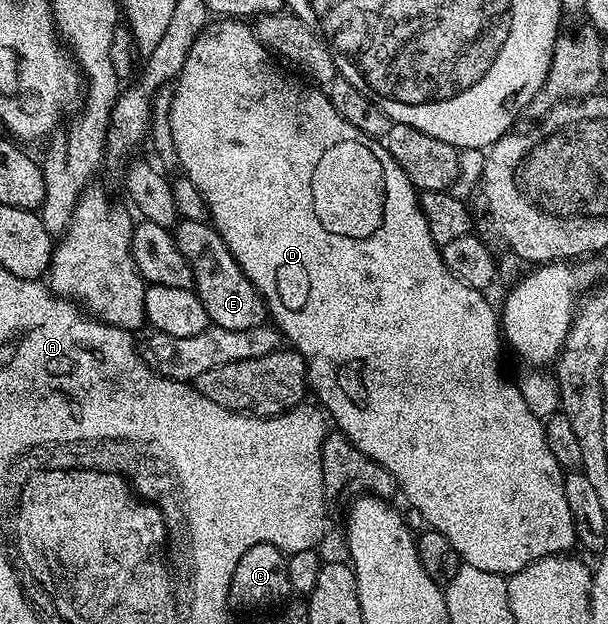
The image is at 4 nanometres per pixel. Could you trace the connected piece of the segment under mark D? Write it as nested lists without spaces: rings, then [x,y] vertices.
[[[234,17],[221,18],[206,26],[205,31],[195,40],[195,44],[191,44],[191,52],[187,52],[187,64],[183,64],[180,74],[178,74],[175,79],[175,85],[172,87],[172,90],[174,90],[173,99],[169,102],[169,138],[173,141],[173,150],[177,153],[178,164],[185,169],[182,170],[184,177],[189,178],[191,184],[195,184],[195,188],[199,188],[199,192],[203,192],[203,200],[207,200],[207,204],[209,205],[211,225],[219,232],[219,236],[223,236],[227,248],[232,252],[233,258],[239,264],[242,272],[251,280],[251,284],[254,288],[260,292],[272,325],[276,326],[277,329],[281,331],[284,341],[288,343],[292,349],[297,350],[299,356],[303,356],[305,367],[309,373],[309,390],[311,391],[312,397],[314,394],[314,396],[318,398],[316,401],[323,407],[324,413],[331,419],[332,425],[334,422],[334,424],[337,425],[334,427],[336,427],[340,433],[347,435],[351,440],[351,444],[355,444],[355,448],[359,448],[359,452],[371,456],[371,460],[375,460],[381,466],[385,466],[387,472],[391,472],[391,476],[395,476],[400,497],[405,497],[406,500],[421,513],[421,518],[425,521],[424,525],[428,527],[428,529],[443,532],[443,536],[447,536],[447,540],[451,540],[451,545],[455,547],[455,552],[459,552],[462,563],[474,568],[481,568],[485,572],[497,573],[502,576],[512,576],[518,574],[523,568],[530,566],[531,563],[539,562],[543,558],[568,555],[570,551],[572,551],[569,549],[571,549],[572,546],[576,547],[578,545],[578,540],[577,533],[575,532],[575,524],[571,520],[571,508],[567,508],[567,492],[563,492],[565,474],[561,466],[555,460],[555,456],[551,456],[551,448],[547,448],[545,427],[542,419],[537,418],[528,410],[527,401],[525,401],[521,395],[518,383],[513,380],[512,382],[508,382],[508,380],[505,379],[504,372],[501,371],[503,331],[501,329],[498,311],[495,309],[495,306],[493,310],[492,304],[485,299],[486,295],[482,293],[482,291],[463,284],[463,280],[456,278],[447,268],[447,264],[441,258],[441,247],[435,244],[435,240],[431,236],[431,228],[427,224],[427,216],[423,216],[423,212],[421,211],[419,191],[417,187],[411,184],[407,172],[403,172],[403,168],[393,159],[384,141],[359,132],[359,128],[355,128],[355,124],[347,124],[347,120],[343,120],[343,116],[339,116],[339,112],[335,112],[328,93],[326,93],[324,89],[318,88],[313,84],[306,84],[304,81],[301,81],[302,83],[296,82],[296,80],[292,78],[292,76],[294,77],[292,73],[289,73],[290,75],[284,74],[280,68],[282,69],[275,61],[274,55],[265,49],[264,44],[257,38],[256,29],[254,29],[248,21],[238,20]]]

